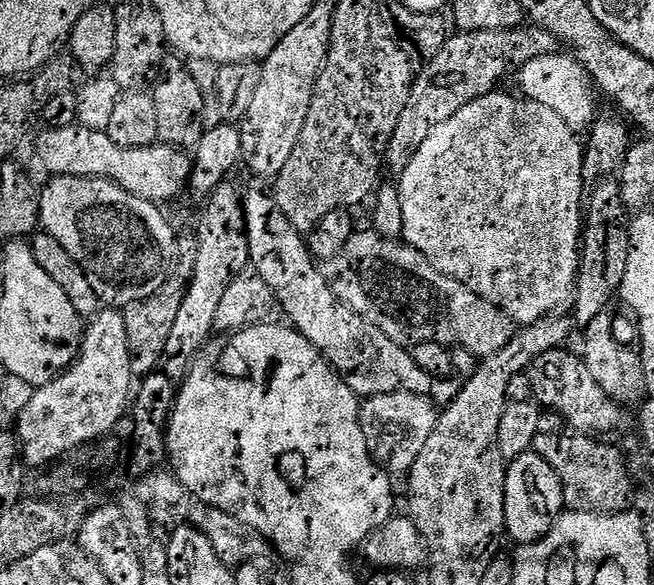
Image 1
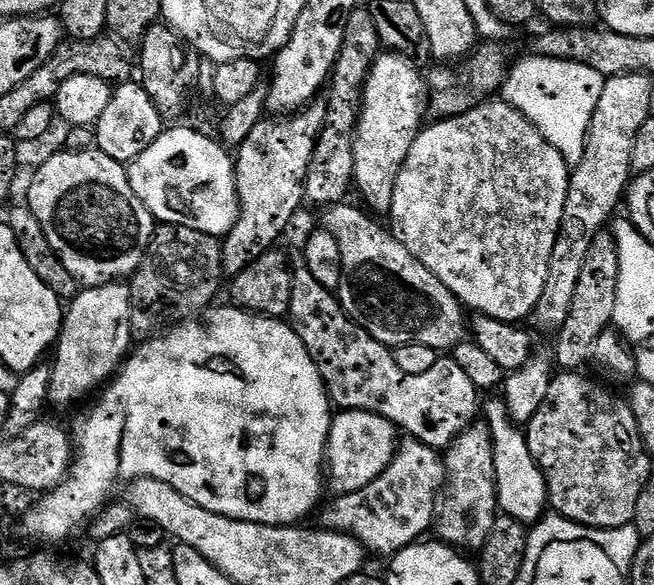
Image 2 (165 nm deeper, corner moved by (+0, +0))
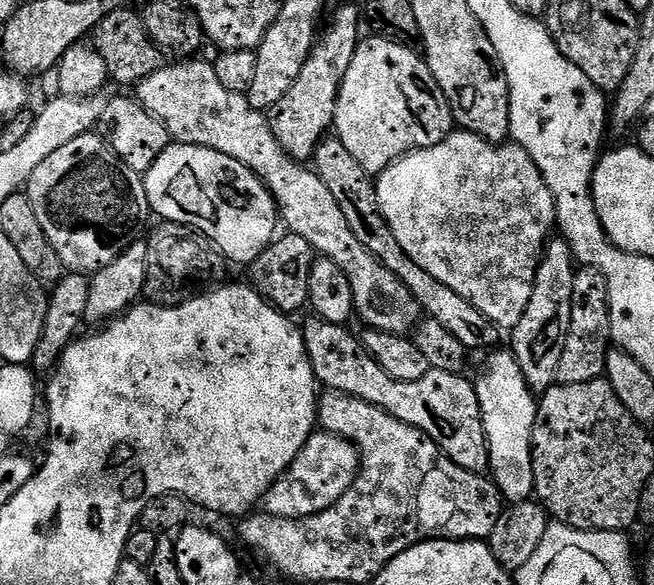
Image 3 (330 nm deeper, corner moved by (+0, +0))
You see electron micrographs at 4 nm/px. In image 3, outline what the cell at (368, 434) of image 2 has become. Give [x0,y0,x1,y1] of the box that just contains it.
[262,430,359,520]

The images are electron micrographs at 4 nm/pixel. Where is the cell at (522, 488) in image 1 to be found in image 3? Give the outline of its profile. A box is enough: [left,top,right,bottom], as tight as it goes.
[474,350,538,502]

